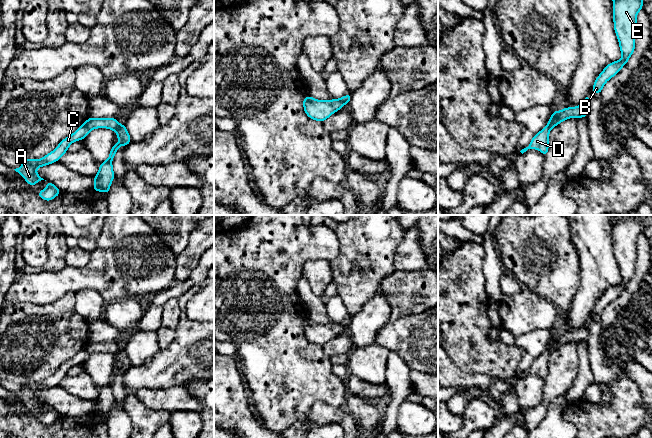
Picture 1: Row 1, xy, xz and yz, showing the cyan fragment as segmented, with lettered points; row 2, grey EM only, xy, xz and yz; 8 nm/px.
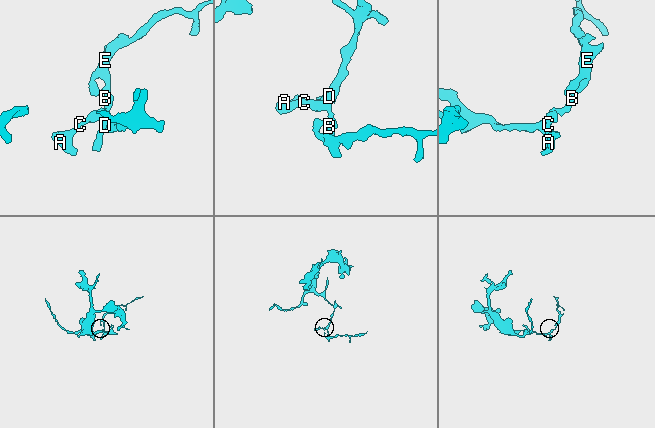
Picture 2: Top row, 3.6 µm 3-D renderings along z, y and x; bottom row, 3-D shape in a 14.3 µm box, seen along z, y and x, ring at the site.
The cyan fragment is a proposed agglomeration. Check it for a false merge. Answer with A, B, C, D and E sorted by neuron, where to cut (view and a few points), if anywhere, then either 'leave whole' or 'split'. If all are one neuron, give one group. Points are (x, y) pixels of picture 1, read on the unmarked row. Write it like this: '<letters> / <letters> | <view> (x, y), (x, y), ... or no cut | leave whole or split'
A B C E / D | xy (120, 349), (115, 355) | split

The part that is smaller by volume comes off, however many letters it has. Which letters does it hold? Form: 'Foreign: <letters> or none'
Foreign: A, B, C, E

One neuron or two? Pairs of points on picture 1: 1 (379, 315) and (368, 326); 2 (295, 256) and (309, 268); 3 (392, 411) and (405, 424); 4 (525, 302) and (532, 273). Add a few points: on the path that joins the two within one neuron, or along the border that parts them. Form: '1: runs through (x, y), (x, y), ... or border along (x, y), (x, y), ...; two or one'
1: runs through (376, 318), (371, 323); one
2: border along (326, 259), (308, 259), (303, 264), (301, 274); two
3: border along (406, 400), (399, 407), (396, 427); two
4: border along (523, 285), (549, 299); two

